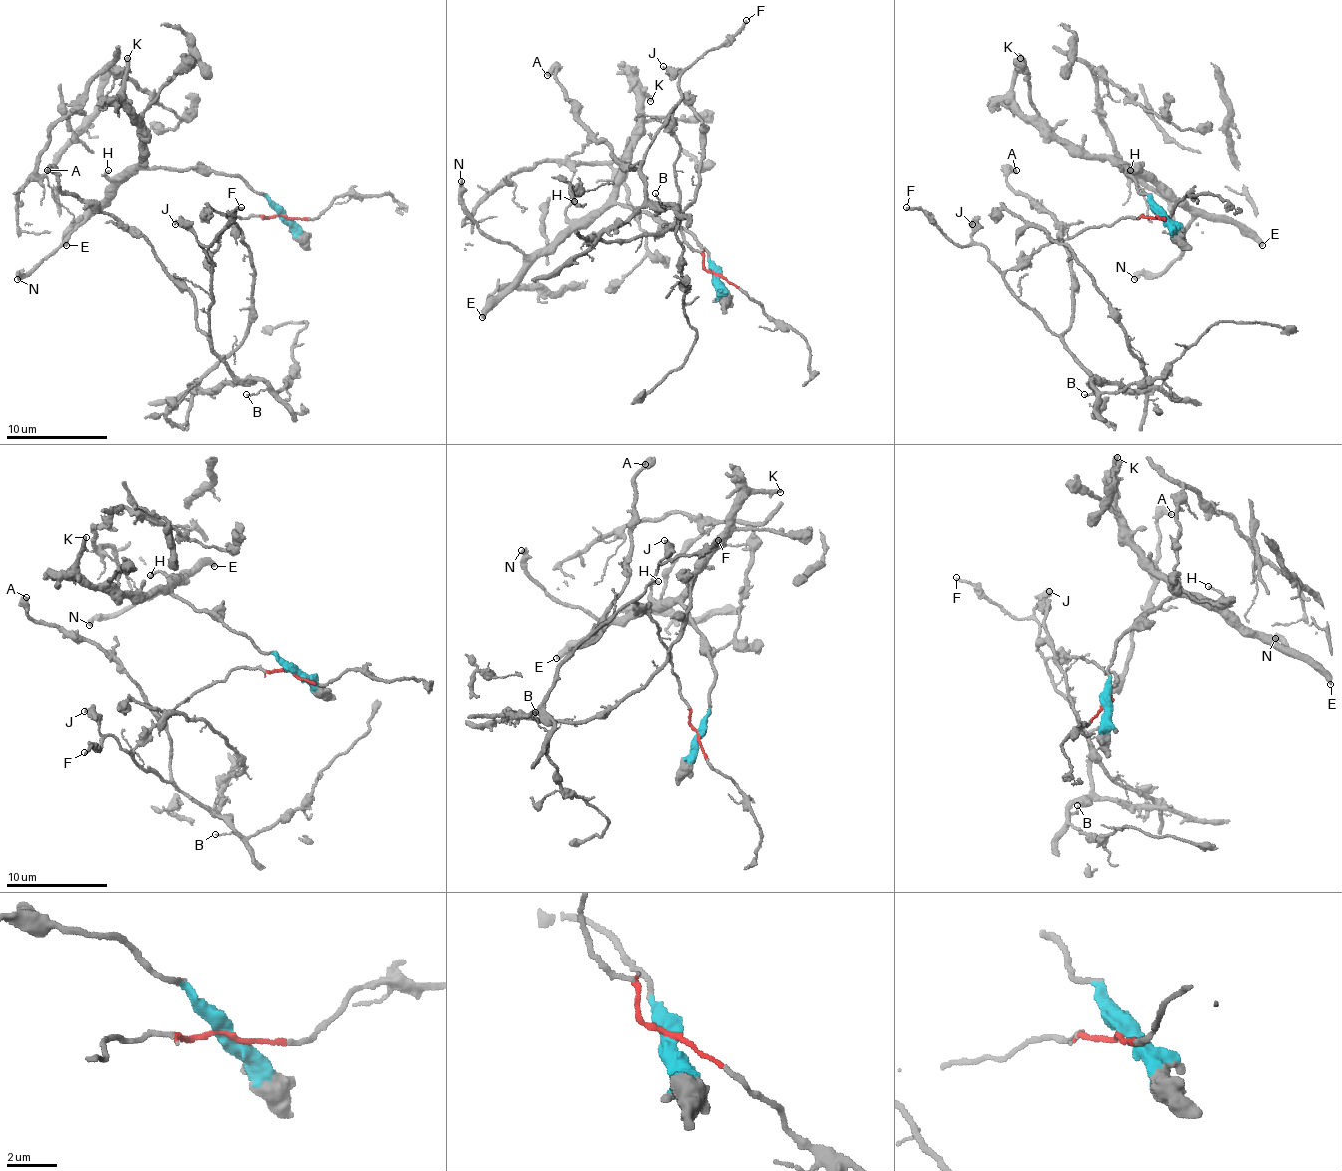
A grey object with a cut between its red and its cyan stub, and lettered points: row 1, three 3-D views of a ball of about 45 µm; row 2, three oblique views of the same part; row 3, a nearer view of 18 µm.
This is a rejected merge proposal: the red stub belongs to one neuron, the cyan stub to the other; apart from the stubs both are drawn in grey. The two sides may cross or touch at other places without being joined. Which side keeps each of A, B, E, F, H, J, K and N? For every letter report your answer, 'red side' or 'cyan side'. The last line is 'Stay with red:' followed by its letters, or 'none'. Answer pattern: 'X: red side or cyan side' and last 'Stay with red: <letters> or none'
A: red side
B: red side
E: cyan side
F: red side
H: cyan side
J: red side
K: cyan side
N: cyan side
Stay with red: A, B, F, J

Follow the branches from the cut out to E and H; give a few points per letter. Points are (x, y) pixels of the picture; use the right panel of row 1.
E: (1158, 216), (1155, 205), (1126, 172), (1131, 172), (1122, 167), (1144, 170), (1197, 210), (1226, 216), (1262, 246)
H: (1158, 216), (1155, 205), (1126, 172), (1131, 172), (1125, 167), (1122, 170), (1135, 170), (1148, 177), (1130, 170)

